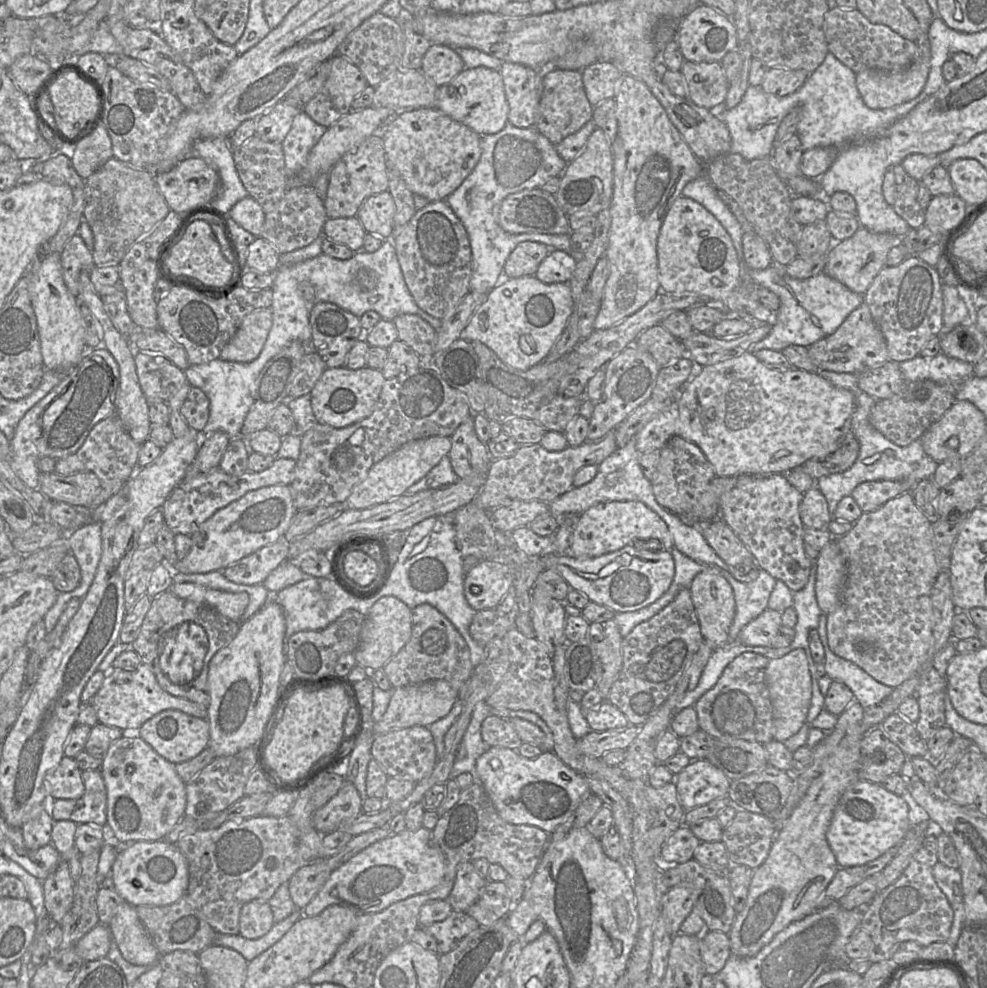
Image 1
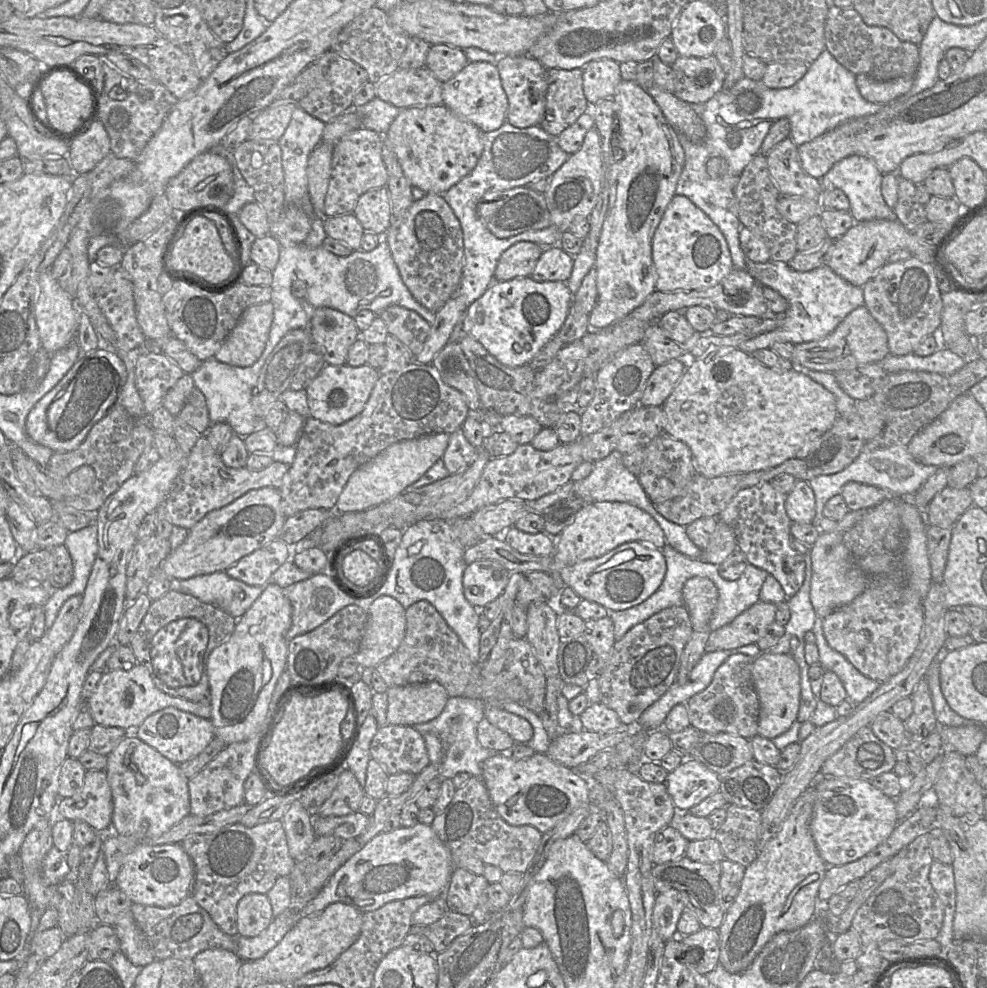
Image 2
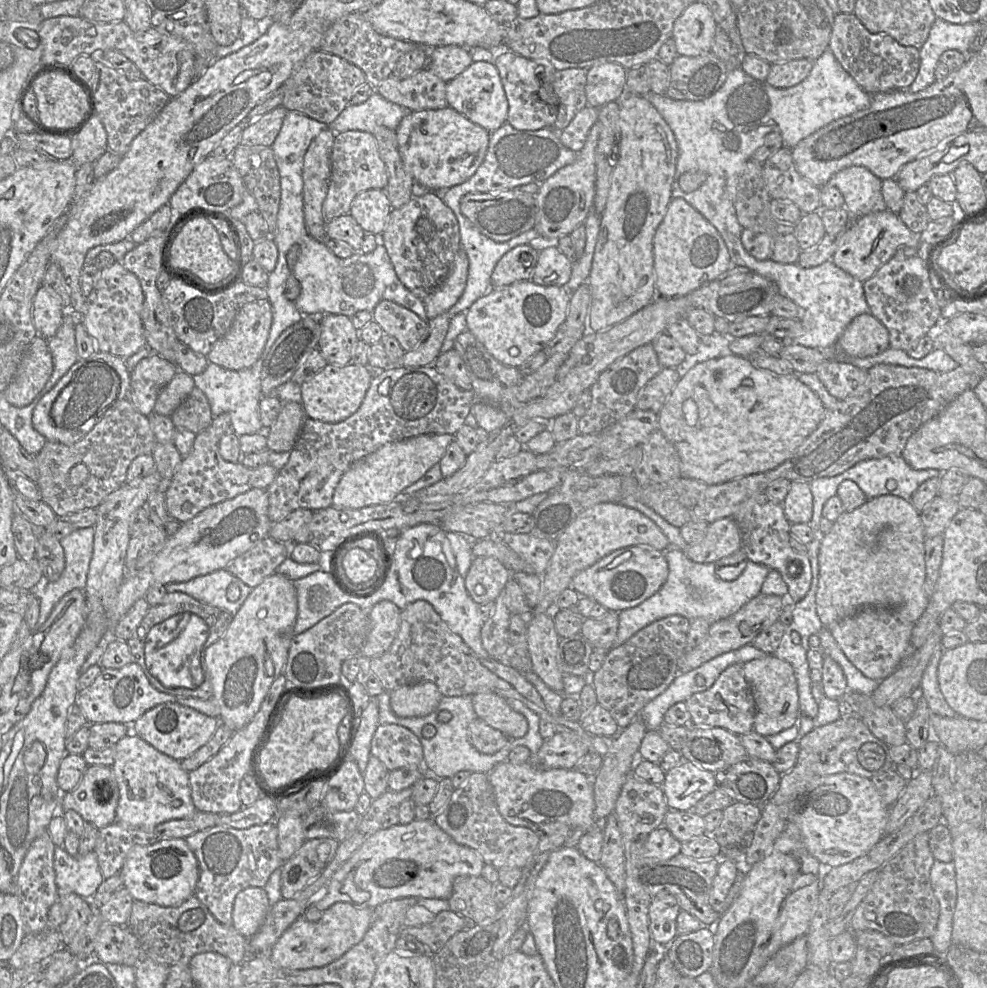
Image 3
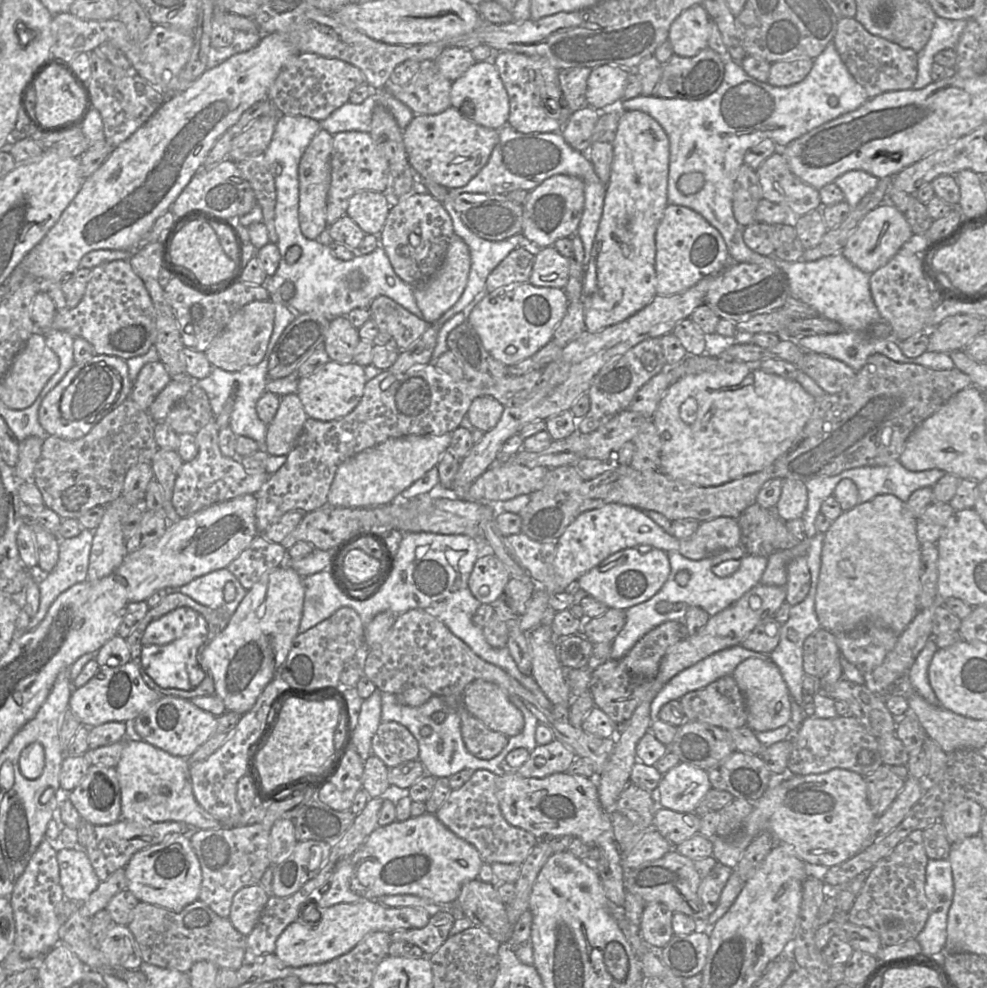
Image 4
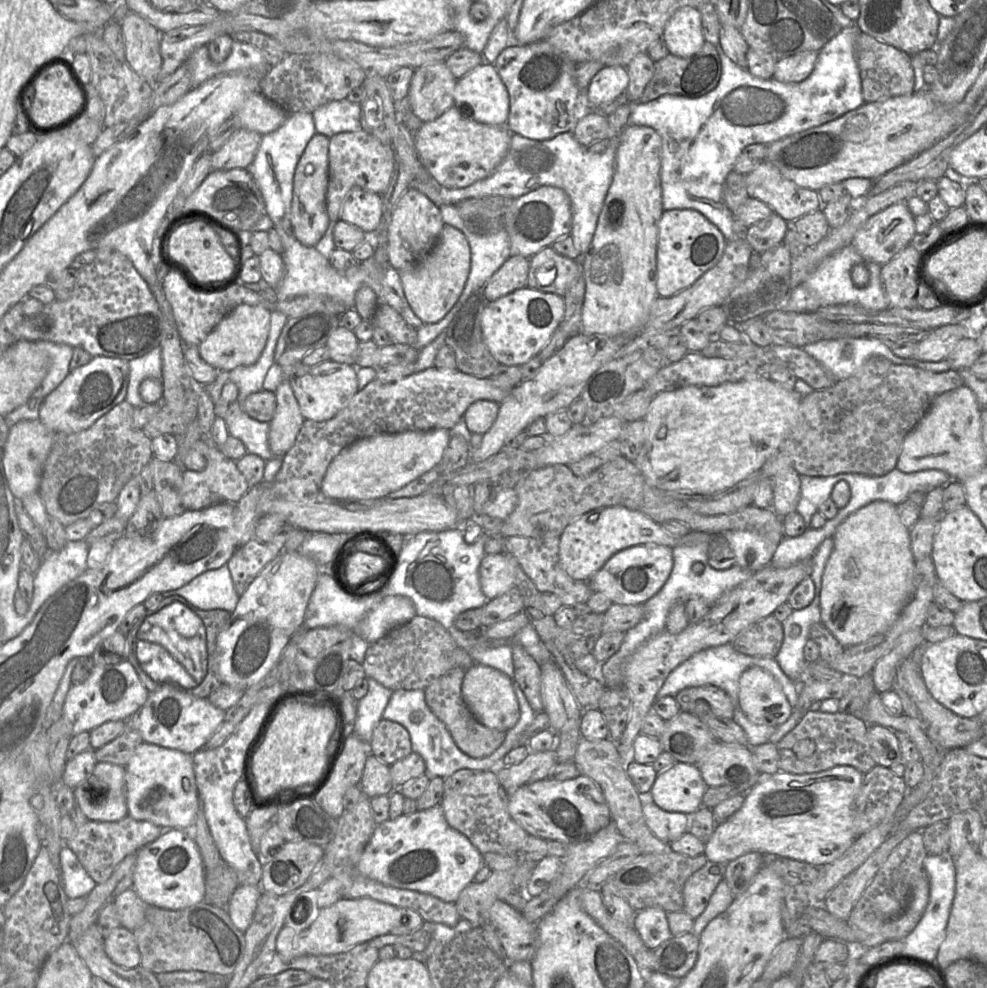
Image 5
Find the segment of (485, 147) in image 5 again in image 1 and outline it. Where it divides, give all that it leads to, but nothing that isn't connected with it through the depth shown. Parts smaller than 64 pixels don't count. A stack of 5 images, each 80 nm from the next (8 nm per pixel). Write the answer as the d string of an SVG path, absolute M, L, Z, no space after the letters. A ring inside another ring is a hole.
M435 107L401 110L397 112L388 122L383 124L383 128L382 130L380 130L380 133L383 139L387 157L387 168L396 168L404 179L409 190L413 194L419 194L427 198L430 202L445 200L451 193L453 193L462 184L465 178L472 172L481 156L480 135L478 135L478 133L476 133L466 125L453 120L451 117Z

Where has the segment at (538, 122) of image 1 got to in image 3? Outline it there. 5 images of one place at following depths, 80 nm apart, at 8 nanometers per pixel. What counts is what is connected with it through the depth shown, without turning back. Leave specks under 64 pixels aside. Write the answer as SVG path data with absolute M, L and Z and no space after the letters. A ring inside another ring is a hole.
M567 68L554 72L553 89L557 96L557 115L552 129L555 131L561 132L588 105L585 93L587 70Z

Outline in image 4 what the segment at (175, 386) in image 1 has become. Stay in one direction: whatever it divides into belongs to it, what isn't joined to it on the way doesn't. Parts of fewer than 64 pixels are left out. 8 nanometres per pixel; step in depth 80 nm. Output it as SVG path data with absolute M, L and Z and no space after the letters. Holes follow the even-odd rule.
M158 360L145 364L133 383L130 398L144 411L148 411L158 394L171 381L163 363Z

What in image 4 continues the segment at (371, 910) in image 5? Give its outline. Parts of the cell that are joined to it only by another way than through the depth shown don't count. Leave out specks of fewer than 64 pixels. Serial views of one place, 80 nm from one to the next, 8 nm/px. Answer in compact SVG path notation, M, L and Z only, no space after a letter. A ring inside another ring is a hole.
M379 901L337 904L324 909L316 927L307 927L298 922L287 926L276 941L274 954L293 968L326 963L348 953L373 932L394 933L398 930L421 929L430 921L431 912L421 907L385 906Z

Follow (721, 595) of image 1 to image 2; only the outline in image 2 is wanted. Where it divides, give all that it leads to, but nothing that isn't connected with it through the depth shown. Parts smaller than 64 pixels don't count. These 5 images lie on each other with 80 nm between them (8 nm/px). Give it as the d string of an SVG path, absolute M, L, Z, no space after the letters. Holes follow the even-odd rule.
M693 577L685 583L683 597L694 631L710 631L710 619L719 598L716 585L706 577Z

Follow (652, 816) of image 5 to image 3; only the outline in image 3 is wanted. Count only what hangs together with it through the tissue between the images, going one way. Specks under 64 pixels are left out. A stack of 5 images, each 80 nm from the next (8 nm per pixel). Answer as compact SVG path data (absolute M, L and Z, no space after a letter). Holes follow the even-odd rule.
M669 810L663 826L681 843L706 834L704 818L692 811Z

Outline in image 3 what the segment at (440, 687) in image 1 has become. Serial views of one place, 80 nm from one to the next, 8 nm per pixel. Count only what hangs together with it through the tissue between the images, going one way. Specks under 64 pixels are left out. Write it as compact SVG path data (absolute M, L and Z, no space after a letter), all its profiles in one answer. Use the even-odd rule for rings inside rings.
M433 682L401 686L389 693L393 712L403 718L427 716L437 708L443 697Z

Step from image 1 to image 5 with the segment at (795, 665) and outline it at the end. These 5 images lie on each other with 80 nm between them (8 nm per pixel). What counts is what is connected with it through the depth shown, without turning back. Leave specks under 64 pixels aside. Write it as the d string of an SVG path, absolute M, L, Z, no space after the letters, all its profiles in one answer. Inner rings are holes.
M756 666L739 679L739 704L751 722L772 727L787 721L794 709L774 677Z

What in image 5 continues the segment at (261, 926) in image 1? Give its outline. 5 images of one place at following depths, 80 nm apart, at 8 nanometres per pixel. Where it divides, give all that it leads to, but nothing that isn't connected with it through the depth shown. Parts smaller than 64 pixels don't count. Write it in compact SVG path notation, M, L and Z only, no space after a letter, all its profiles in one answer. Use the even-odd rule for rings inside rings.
M239 885L226 907L234 926L244 933L250 926L262 890L259 886Z

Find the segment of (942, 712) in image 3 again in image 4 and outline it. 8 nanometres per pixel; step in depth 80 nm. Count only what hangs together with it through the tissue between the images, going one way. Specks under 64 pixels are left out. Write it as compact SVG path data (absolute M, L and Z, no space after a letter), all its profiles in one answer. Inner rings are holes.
M931 634L930 638L926 641L924 647L909 668L907 676L915 692L921 695L928 703L941 706L940 701L930 686L928 677L930 662L935 652L939 649L933 640L934 636Z

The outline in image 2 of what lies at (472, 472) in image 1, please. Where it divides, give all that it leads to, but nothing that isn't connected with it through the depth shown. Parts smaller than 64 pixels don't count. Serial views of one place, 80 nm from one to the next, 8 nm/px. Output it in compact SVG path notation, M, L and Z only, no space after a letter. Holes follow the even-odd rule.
M461 428L450 434L448 447L442 457L450 475L458 473L472 464L478 456L478 450L468 442Z

